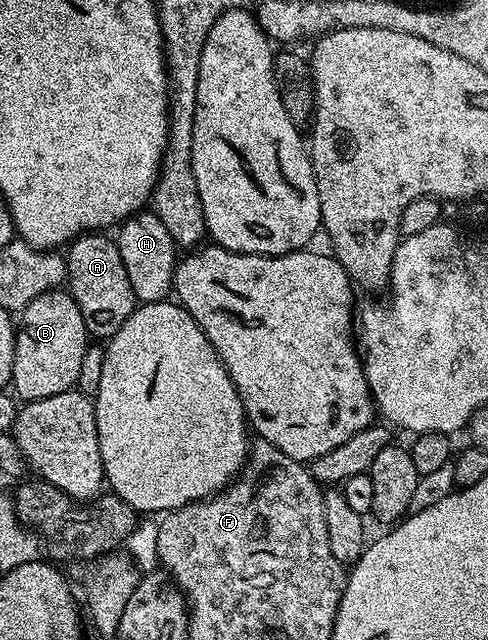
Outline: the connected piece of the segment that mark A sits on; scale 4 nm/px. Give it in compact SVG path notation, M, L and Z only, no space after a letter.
M103 232L80 234L65 250L66 285L73 300L77 300L77 308L81 308L81 320L85 320L88 335L95 340L111 339L137 305L133 284L129 284L125 264L121 264L118 241L107 236Z

